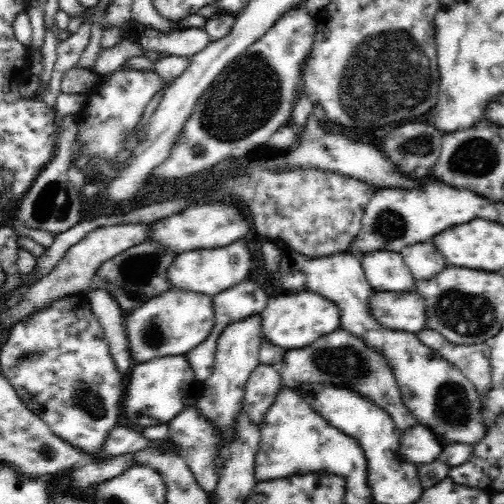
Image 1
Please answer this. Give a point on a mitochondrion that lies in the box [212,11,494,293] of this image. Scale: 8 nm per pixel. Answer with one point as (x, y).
(383, 68)

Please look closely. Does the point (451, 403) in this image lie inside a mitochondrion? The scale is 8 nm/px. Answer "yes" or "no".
yes

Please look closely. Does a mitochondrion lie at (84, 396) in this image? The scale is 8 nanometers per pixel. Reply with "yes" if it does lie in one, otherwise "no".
yes

